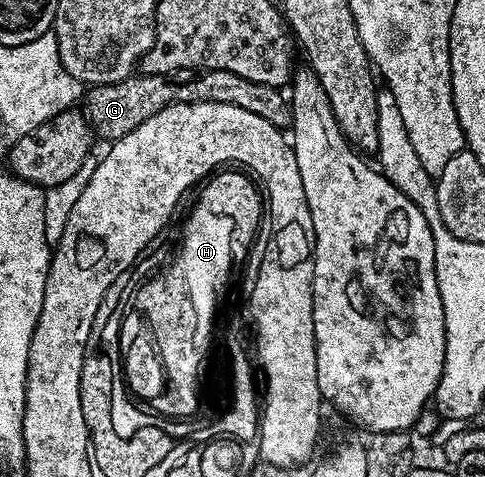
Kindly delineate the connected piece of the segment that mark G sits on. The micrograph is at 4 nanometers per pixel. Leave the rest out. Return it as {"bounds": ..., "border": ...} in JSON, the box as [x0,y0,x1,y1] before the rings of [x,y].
{"bounds":[84,69,290,143],"border":[[[181,69],[168,71],[164,75],[152,75],[139,72],[125,81],[111,85],[100,85],[91,88],[84,97],[85,116],[90,122],[91,130],[113,143],[120,140],[128,131],[140,127],[144,119],[152,119],[156,111],[176,103],[232,103],[232,107],[244,107],[244,111],[252,111],[252,115],[260,115],[260,119],[268,119],[278,129],[290,129],[290,102],[282,89],[268,87],[264,83],[252,83],[252,79],[244,79],[232,71],[219,69]]]}

